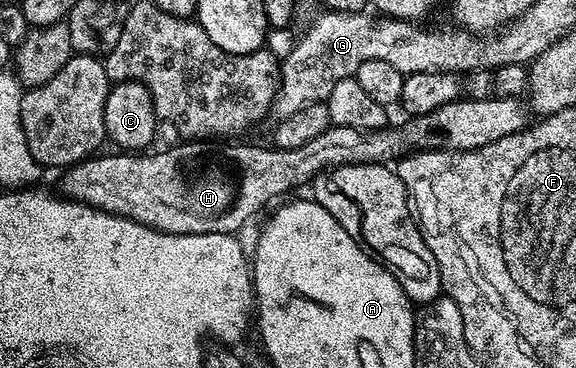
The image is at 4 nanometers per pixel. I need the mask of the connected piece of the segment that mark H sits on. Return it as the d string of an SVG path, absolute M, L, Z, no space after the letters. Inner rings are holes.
M492 96L493 98L467 98L455 102L448 102L443 108L437 108L435 112L430 114L419 114L416 116L406 117L405 123L402 124L398 130L394 128L386 128L383 130L367 130L363 131L359 128L343 128L342 126L335 126L330 124L327 132L322 132L321 135L315 136L315 140L310 140L308 144L303 144L303 148L291 148L290 150L278 150L265 146L225 146L229 144L214 144L209 140L185 140L180 144L182 146L173 146L170 150L161 150L158 154L154 152L112 152L103 158L102 156L94 156L88 158L83 162L77 162L74 166L68 167L64 171L65 174L61 178L60 193L64 197L75 201L82 202L84 206L93 206L96 210L105 210L108 214L118 214L124 218L135 220L144 226L150 226L156 230L162 230L168 234L231 234L236 235L237 229L244 224L248 218L253 218L265 205L268 204L272 198L277 198L280 194L285 194L288 190L293 190L296 186L301 186L308 183L314 176L321 173L323 170L328 170L335 166L346 166L347 164L367 164L368 162L376 162L378 164L389 164L394 160L400 160L406 154L412 154L419 150L474 150L475 148L483 148L487 144L491 144L495 140L503 140L503 136L511 136L515 132L526 129L530 125L531 117L529 118L529 110L524 106L520 97L500 97Z

